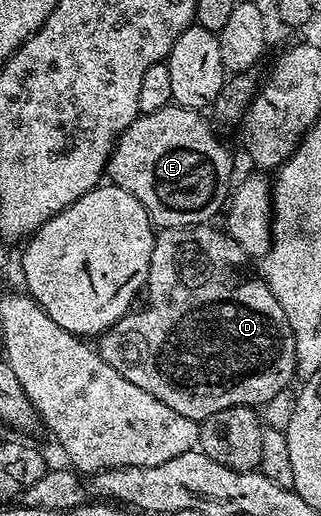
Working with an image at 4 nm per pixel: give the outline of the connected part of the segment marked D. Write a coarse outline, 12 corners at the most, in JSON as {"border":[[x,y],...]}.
{"border":[[214,225],[154,237],[96,350],[195,421],[298,375],[288,313]]}

